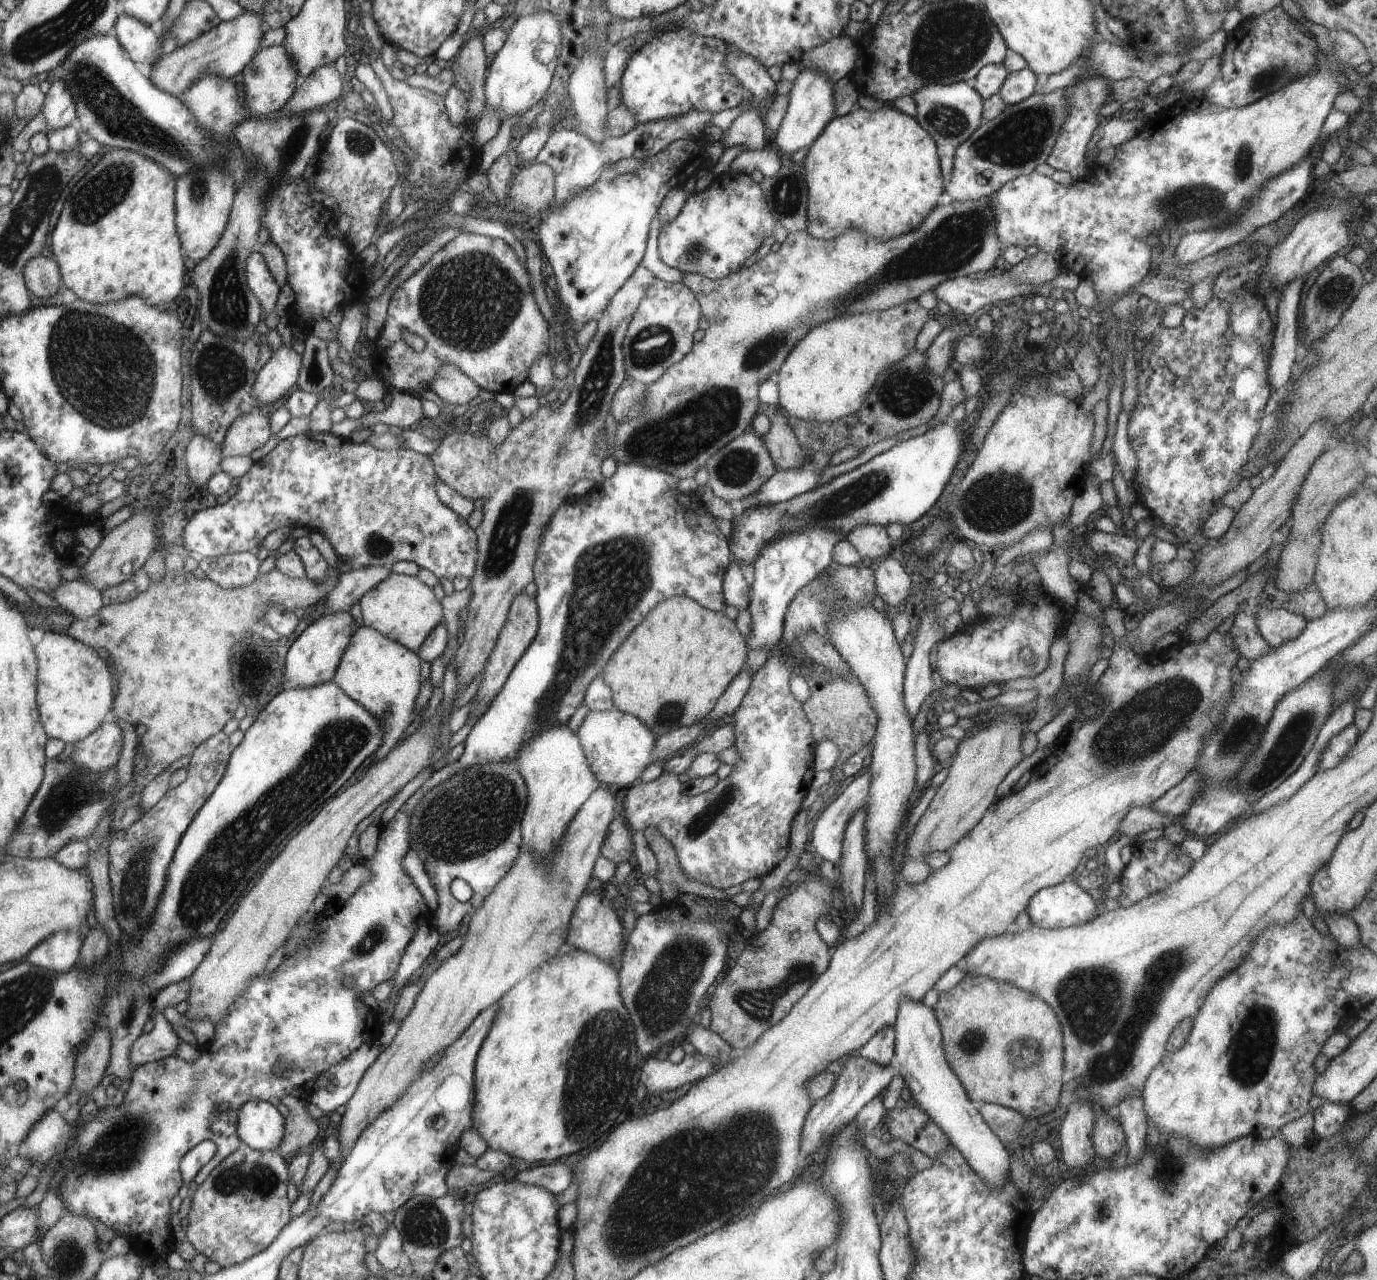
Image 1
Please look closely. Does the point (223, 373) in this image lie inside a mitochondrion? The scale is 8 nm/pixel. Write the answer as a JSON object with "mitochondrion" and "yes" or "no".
{"mitochondrion":"yes"}

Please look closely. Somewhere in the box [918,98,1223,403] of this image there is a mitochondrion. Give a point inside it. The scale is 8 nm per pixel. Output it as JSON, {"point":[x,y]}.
{"point":[947,121]}

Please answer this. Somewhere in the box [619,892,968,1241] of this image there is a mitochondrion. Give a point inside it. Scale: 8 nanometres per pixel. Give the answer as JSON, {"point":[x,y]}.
{"point":[662,999]}

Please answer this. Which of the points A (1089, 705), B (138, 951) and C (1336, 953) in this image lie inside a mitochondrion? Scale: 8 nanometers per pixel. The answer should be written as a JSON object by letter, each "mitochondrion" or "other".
{"A":"mitochondrion","B":"other","C":"other"}

